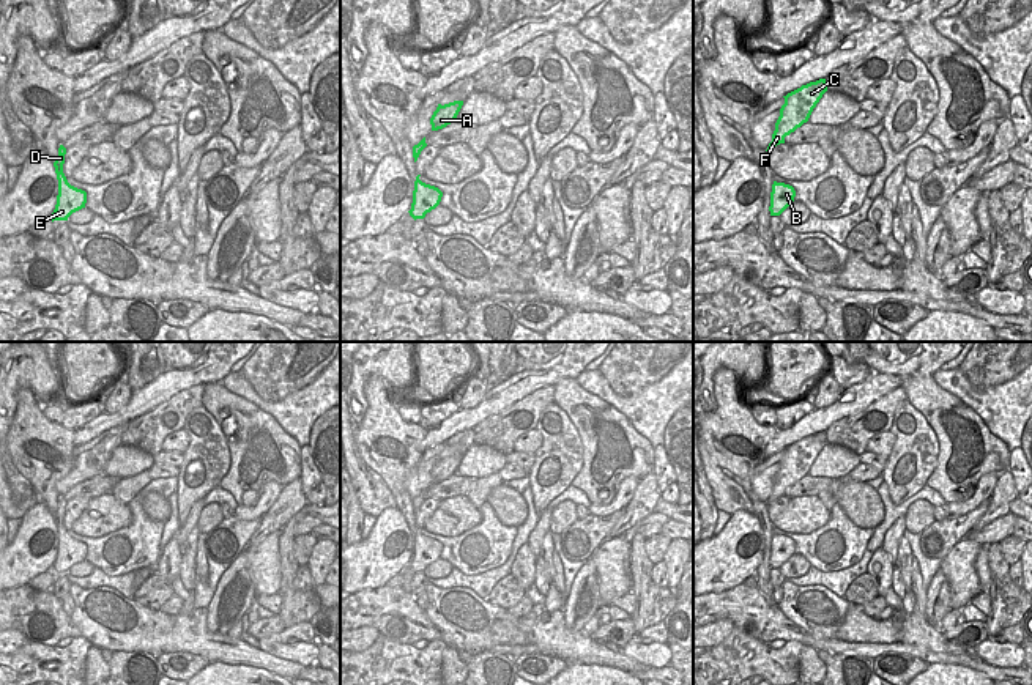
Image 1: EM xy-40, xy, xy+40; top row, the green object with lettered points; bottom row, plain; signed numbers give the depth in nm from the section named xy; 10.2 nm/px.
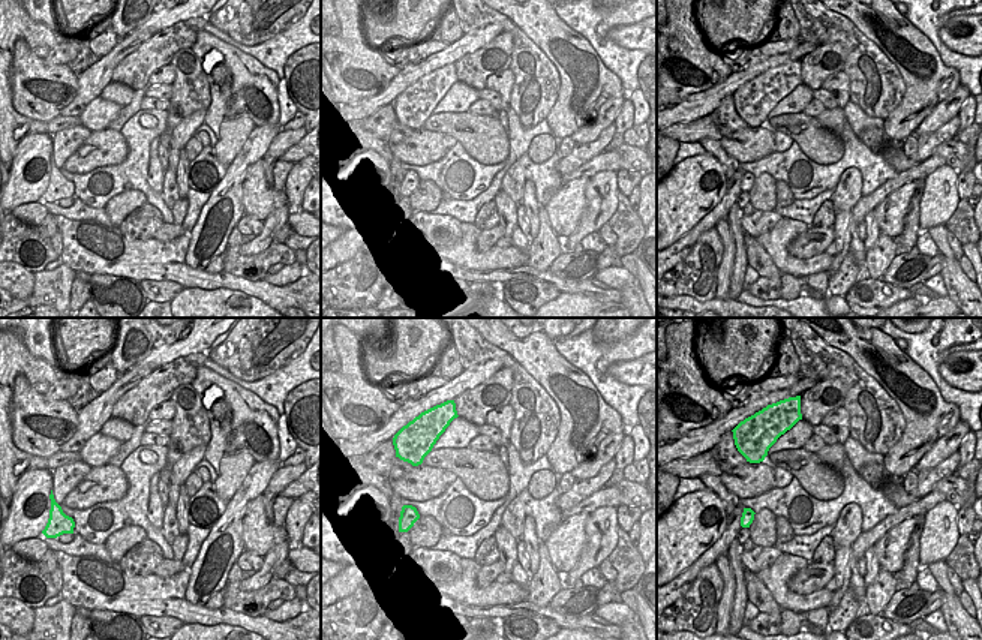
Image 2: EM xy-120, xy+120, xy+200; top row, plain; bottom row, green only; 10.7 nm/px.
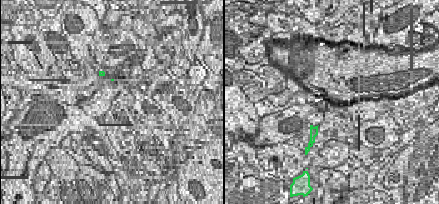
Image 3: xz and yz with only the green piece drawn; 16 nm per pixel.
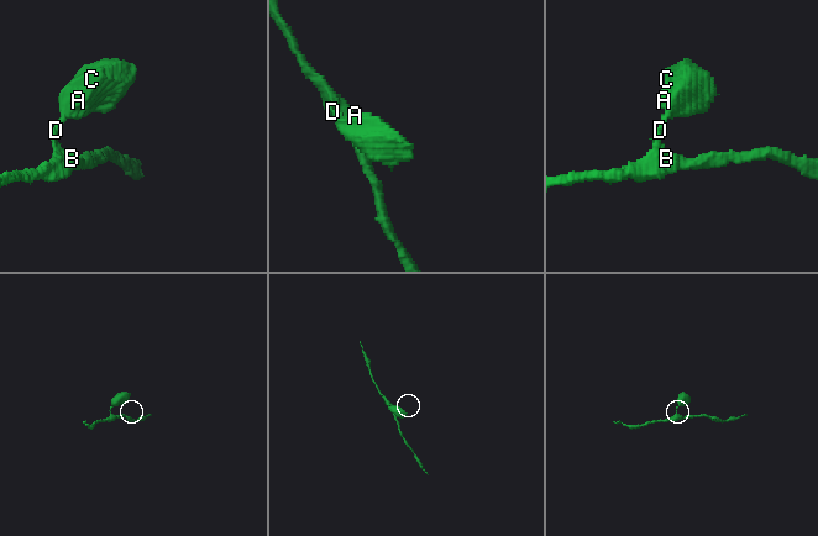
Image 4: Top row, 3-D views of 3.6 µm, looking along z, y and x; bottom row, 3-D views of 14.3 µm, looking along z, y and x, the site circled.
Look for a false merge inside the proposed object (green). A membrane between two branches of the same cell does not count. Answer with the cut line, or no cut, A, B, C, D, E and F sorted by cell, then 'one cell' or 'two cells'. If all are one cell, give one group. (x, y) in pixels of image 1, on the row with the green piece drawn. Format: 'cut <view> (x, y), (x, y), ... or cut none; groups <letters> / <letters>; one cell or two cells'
cut none; groups A B C D E F; one cell

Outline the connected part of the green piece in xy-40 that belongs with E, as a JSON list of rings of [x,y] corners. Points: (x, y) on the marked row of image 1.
[[[60,145],[58,156],[54,162],[57,180],[58,180],[58,195],[57,195],[55,209],[52,213],[52,222],[68,220],[68,217],[72,213],[85,208],[87,203],[87,192],[71,186],[63,173],[65,154],[66,154],[66,148]]]

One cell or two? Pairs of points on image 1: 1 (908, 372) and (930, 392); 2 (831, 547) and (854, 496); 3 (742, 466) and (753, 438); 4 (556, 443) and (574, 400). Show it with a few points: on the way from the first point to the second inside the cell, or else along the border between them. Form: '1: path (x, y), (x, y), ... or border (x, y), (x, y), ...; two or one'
1: path (911, 378), (924, 391); one
2: border (837, 503), (857, 526), (872, 529); two
3: path (727, 451), (719, 440), (725, 433), (738, 433); one
4: border (553, 402), (566, 413), (575, 429), (582, 451); two

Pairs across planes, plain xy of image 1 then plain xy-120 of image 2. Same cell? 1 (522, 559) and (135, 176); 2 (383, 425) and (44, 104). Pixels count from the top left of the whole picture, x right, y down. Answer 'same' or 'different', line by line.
1: different
2: same

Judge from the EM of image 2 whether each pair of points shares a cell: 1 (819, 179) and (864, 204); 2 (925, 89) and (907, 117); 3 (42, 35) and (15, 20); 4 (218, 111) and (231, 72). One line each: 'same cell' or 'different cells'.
1: different cells
2: same cell
3: same cell
4: same cell

